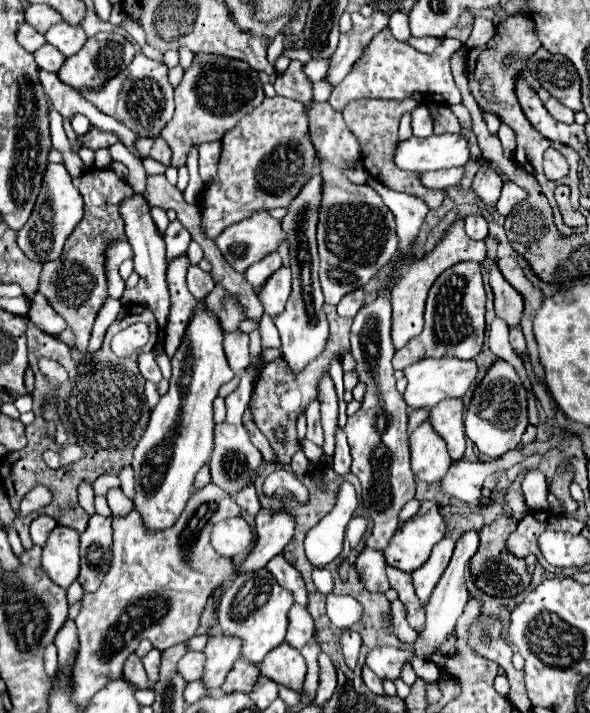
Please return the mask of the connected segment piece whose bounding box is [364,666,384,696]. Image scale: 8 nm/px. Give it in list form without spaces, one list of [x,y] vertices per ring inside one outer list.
[[[366,666],[364,668],[364,684],[374,692],[374,694],[378,694],[378,696],[384,696],[384,686],[382,686],[382,680]]]

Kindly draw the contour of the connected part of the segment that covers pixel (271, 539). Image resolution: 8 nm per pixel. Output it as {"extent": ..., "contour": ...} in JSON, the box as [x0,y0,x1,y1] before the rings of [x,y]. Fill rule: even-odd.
{"extent":[236,510,292,574],"contour":[[[260,510],[256,516],[256,544],[250,552],[250,560],[244,560],[240,566],[236,566],[236,574],[264,568],[292,540],[292,532],[292,516],[288,516],[284,510]]]}

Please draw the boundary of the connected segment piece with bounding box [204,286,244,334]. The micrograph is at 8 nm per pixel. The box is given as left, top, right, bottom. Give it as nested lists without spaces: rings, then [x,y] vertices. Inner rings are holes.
[[[216,286],[206,298],[204,298],[204,306],[218,318],[220,328],[224,334],[238,330],[238,324],[244,320],[244,314],[238,306],[238,302],[232,298],[232,294],[228,294],[224,288]]]

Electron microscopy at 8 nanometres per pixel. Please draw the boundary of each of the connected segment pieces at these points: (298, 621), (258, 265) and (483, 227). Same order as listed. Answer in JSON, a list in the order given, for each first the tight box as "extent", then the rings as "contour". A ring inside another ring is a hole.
[{"extent":[286,604,314,650],"contour":[[[292,604],[288,612],[288,634],[286,642],[296,650],[302,650],[314,638],[314,620],[306,608]]]},{"extent":[244,252,282,290],"contour":[[[272,252],[272,254],[264,256],[262,260],[254,262],[244,276],[246,276],[246,280],[248,280],[248,282],[254,286],[254,290],[256,290],[256,288],[260,288],[260,284],[264,284],[264,280],[268,280],[268,276],[270,276],[272,272],[276,272],[276,268],[280,268],[280,266],[282,266],[280,254],[278,254],[278,252]]]},{"extent":[466,214,488,240],"contour":[[[480,214],[468,216],[468,218],[466,218],[466,232],[468,232],[470,238],[484,240],[484,238],[488,236],[488,222],[486,222],[484,216],[480,216]]]}]

